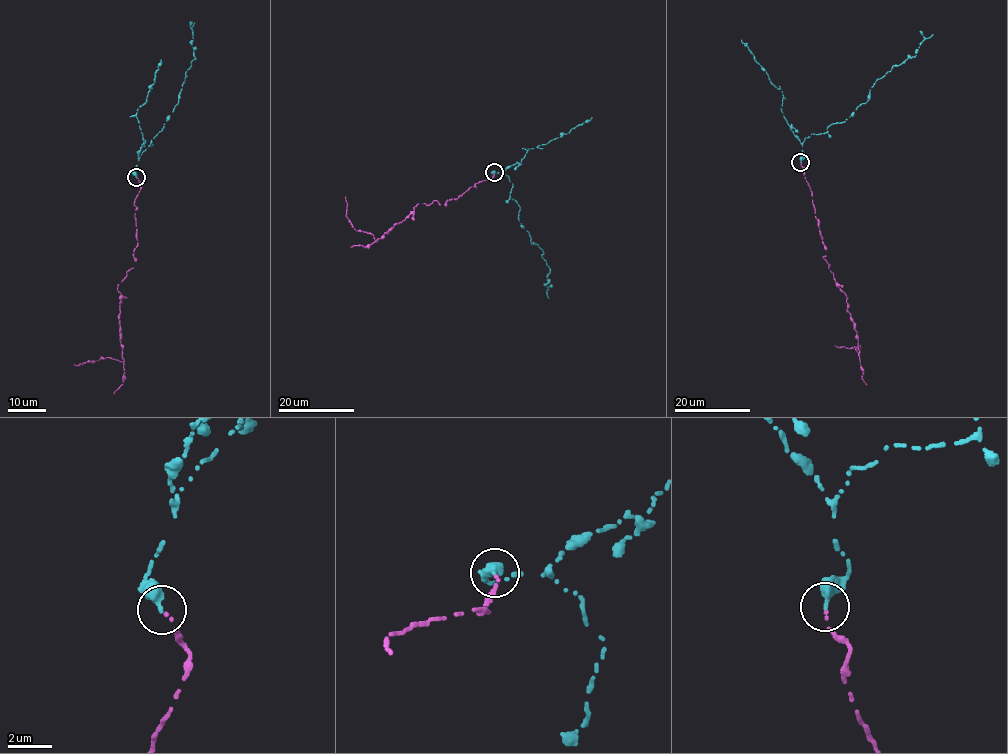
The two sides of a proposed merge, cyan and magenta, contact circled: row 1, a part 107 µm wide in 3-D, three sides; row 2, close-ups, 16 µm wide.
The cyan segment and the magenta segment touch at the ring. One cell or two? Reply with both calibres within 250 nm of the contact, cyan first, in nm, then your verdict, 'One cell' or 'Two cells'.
Thickness 360 nm (cyan) against 130 nm. One cell

